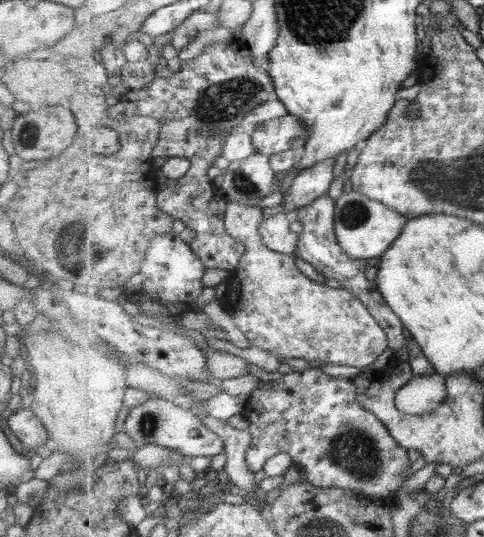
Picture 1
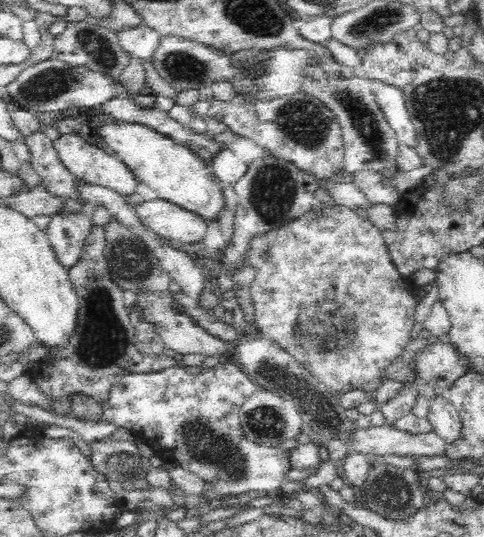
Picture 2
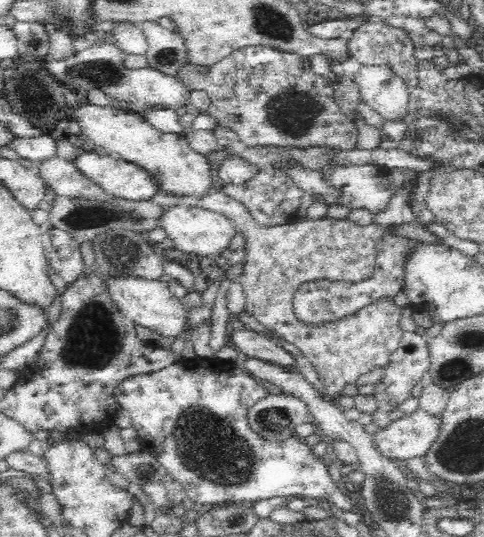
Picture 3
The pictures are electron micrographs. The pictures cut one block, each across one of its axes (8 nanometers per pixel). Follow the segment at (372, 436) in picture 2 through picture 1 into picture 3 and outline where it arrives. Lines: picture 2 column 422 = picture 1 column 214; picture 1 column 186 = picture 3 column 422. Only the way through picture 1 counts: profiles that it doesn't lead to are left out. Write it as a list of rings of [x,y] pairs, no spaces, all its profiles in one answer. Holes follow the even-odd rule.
[[[419,408],[378,429],[373,443],[382,456],[403,465],[408,459],[428,452],[440,434],[442,421],[442,416]]]

